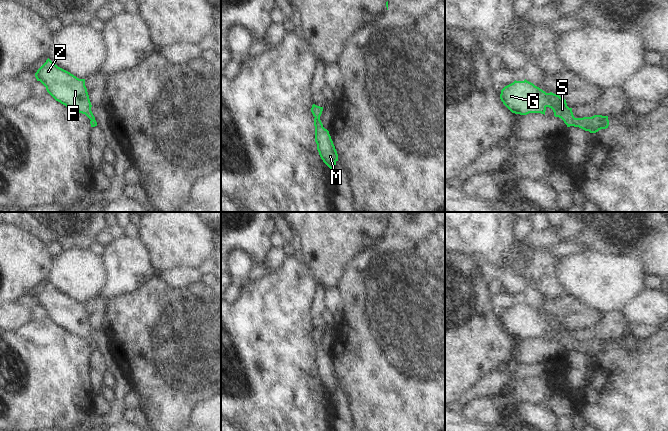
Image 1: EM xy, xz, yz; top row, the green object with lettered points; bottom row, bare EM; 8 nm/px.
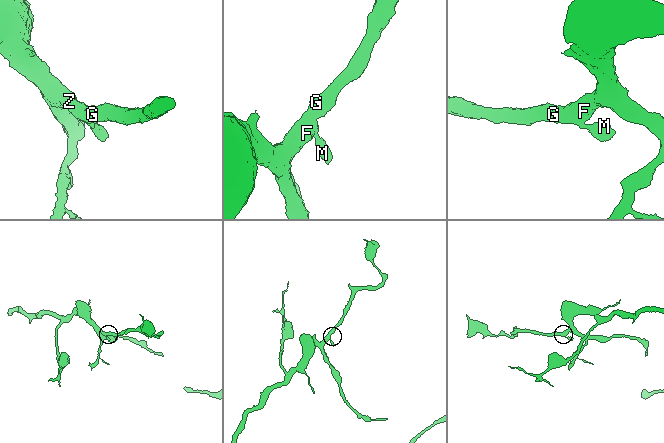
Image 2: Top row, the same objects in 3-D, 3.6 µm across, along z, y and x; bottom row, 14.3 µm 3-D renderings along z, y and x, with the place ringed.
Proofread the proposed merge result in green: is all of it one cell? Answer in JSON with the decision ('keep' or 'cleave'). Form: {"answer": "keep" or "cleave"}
{"answer": "keep"}

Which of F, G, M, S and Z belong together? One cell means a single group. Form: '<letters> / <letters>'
F G M S Z

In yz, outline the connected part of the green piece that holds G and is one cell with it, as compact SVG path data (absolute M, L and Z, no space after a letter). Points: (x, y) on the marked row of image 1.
M526 79L524 81L515 80L513 83L505 86L501 90L500 99L512 113L520 115L527 115L529 113L541 113L545 115L546 108L549 107L553 110L554 116L561 118L567 127L579 127L590 133L596 133L601 129L608 128L609 126L608 116L594 115L592 117L575 118L572 108L567 106L565 99L552 92L546 93Z

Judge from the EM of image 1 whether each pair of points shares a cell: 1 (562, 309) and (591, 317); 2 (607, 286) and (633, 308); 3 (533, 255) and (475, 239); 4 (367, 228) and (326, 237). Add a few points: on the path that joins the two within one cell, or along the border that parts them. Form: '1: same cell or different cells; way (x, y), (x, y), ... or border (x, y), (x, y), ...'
1: same cell; way (569, 310), (578, 316), (584, 316)
2: different cells; border (646, 288), (620, 310)
3: same cell; way (519, 260), (511, 260), (489, 239)
4: same cell; way (357, 228), (336, 228)

